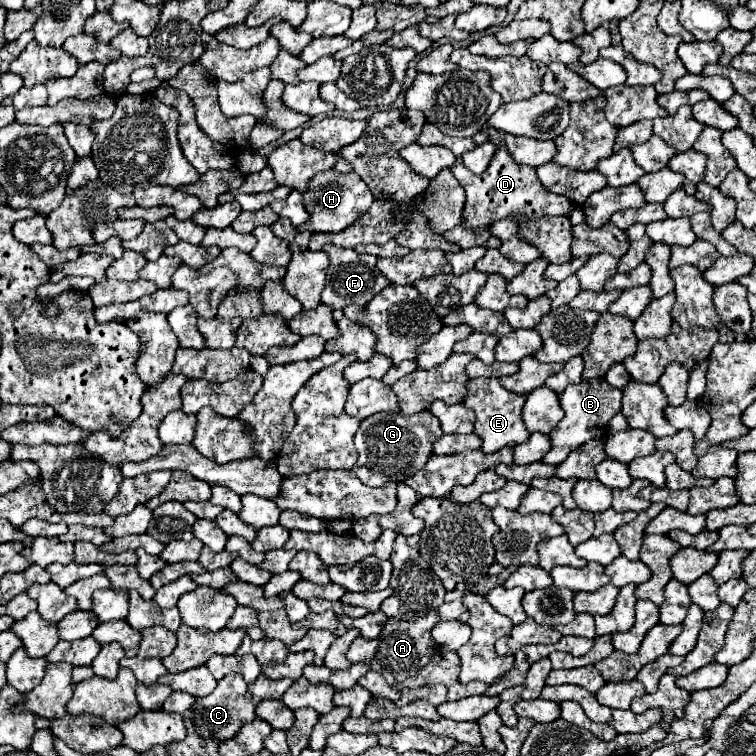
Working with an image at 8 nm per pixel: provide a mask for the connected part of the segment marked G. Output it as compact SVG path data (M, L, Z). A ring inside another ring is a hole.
M428 410L404 416L378 412L368 416L358 432L354 434L354 446L358 450L358 462L352 468L354 474L366 486L384 486L388 482L404 482L416 470L424 468L428 456L432 454L432 444L442 436L440 422Z

